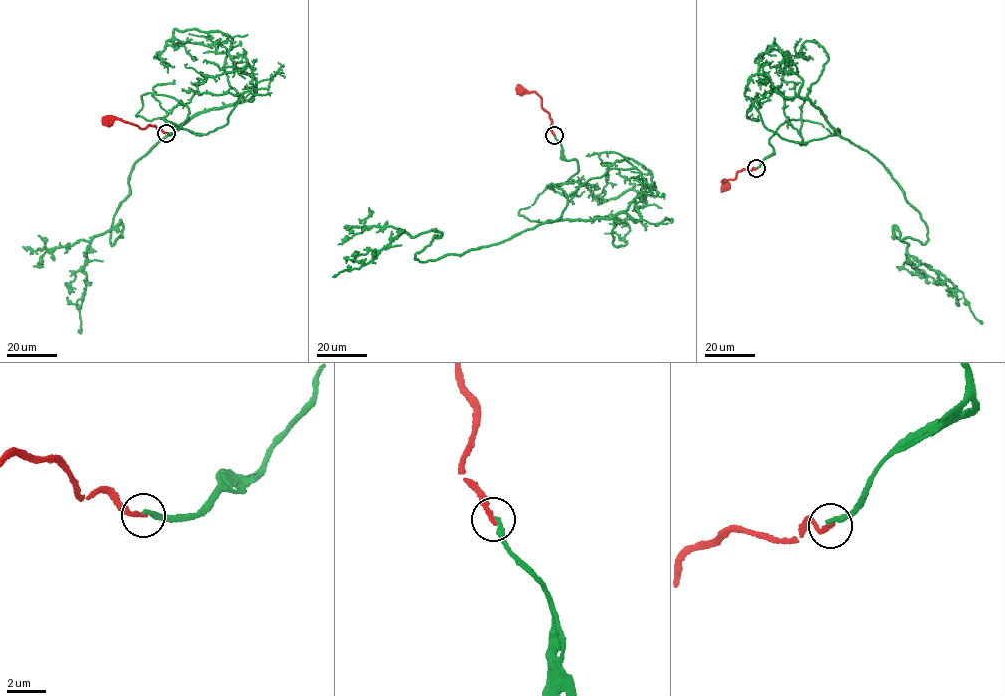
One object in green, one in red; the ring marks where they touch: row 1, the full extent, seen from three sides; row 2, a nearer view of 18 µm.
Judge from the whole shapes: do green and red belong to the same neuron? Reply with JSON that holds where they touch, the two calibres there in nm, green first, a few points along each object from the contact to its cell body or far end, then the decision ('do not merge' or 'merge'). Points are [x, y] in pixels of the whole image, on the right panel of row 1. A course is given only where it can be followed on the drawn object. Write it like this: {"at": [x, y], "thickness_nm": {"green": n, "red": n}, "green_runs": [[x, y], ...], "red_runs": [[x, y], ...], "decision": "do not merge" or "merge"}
{"at": [756, 168], "thickness_nm": {"green": 240, "red": 200}, "green_runs": [[756, 168], [789, 120], [801, 144], [833, 133], [867, 151], [927, 228], [924, 244], [895, 236], [982, 323]], "red_runs": [[756, 168], [737, 172], [734, 179], [723, 181], [725, 186]], "decision": "merge"}

